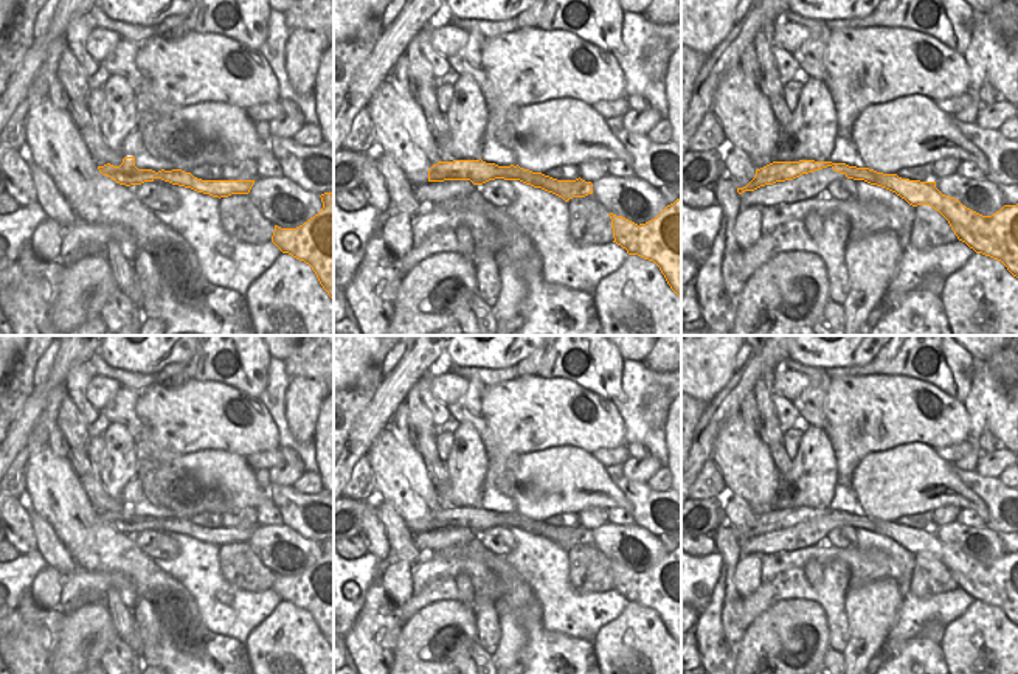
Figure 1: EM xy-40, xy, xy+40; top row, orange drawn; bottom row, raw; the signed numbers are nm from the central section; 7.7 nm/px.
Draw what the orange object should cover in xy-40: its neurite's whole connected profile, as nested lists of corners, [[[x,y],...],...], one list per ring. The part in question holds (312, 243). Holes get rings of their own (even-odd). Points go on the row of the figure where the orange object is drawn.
[[[334,193],[320,196],[323,208],[296,228],[275,225],[272,242],[315,272],[320,284],[334,300]]]

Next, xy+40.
[[[815,160],[773,162],[756,169],[754,179],[746,186],[737,188],[737,193],[742,194],[776,182],[793,180],[827,166],[832,166],[833,171],[844,174],[847,179],[864,180],[886,188],[912,207],[933,207],[948,221],[959,241],[976,253],[1001,261],[1018,278],[1018,203],[1004,205],[995,214],[982,216],[962,205],[957,199],[942,194],[936,188],[936,182],[909,180],[869,168]]]

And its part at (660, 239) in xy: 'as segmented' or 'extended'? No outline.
as segmented

